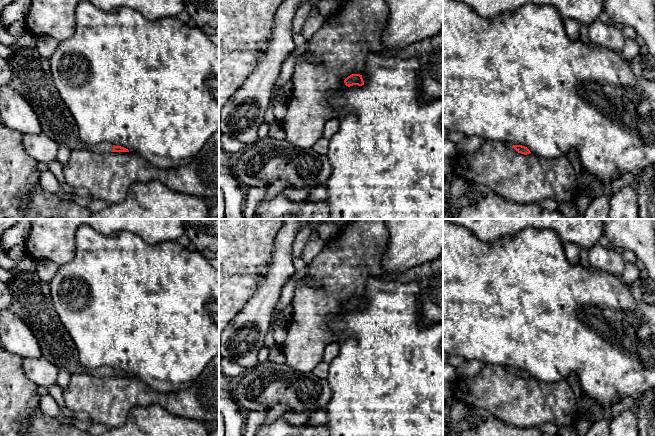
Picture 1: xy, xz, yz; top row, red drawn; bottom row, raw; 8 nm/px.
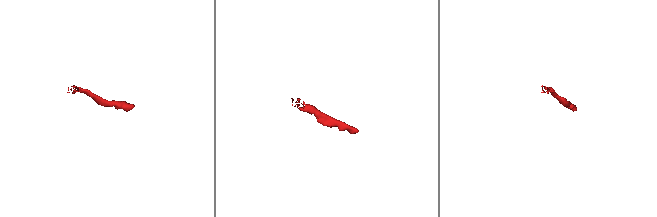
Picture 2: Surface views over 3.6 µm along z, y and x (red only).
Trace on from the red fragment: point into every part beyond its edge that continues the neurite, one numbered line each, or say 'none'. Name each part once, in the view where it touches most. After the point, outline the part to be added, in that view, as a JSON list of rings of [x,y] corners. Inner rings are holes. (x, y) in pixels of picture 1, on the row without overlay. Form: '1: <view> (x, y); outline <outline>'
1: xy (31, 301); outline [[[36,272],[16,275],[7,286],[12,294],[12,303],[8,310],[31,329],[43,358],[58,370],[67,370],[72,374],[88,373],[96,378],[113,374],[113,368],[109,366],[87,369],[80,362],[75,343],[52,303],[49,284],[42,281]]]

